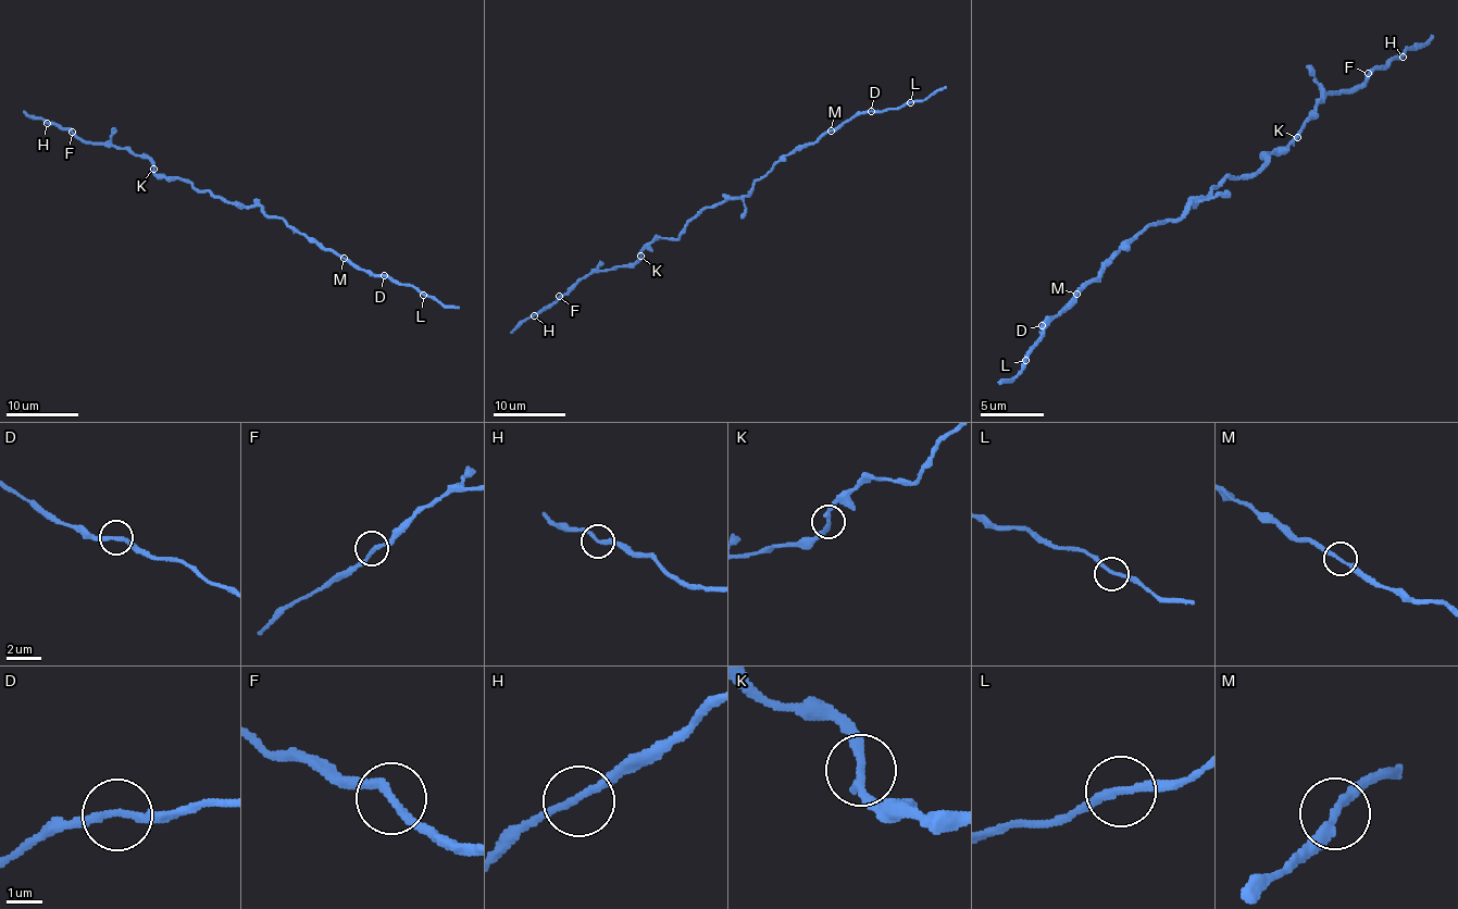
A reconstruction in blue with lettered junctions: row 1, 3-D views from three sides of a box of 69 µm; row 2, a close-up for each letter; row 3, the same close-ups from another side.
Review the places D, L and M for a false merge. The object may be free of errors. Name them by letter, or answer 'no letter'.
M

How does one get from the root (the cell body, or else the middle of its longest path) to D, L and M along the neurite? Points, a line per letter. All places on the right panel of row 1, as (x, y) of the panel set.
D: (1201, 197), (1195, 203), (1188, 203), (1175, 220), (1150, 223), (1042, 325)
L: (1201, 197), (1188, 203), (1175, 220), (1157, 220), (1131, 239), (1042, 325), (1042, 335), (1025, 360)
M: (1201, 197), (1195, 203), (1188, 203), (1175, 220), (1150, 223), (1076, 294)

